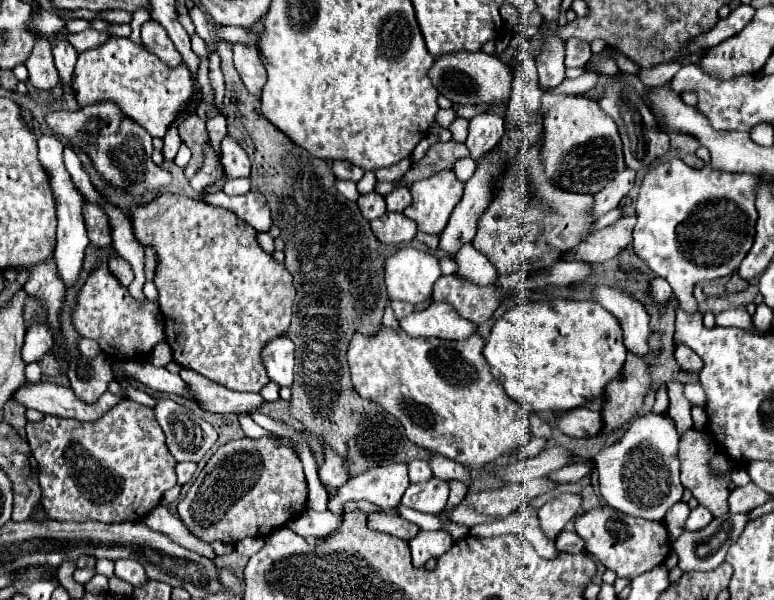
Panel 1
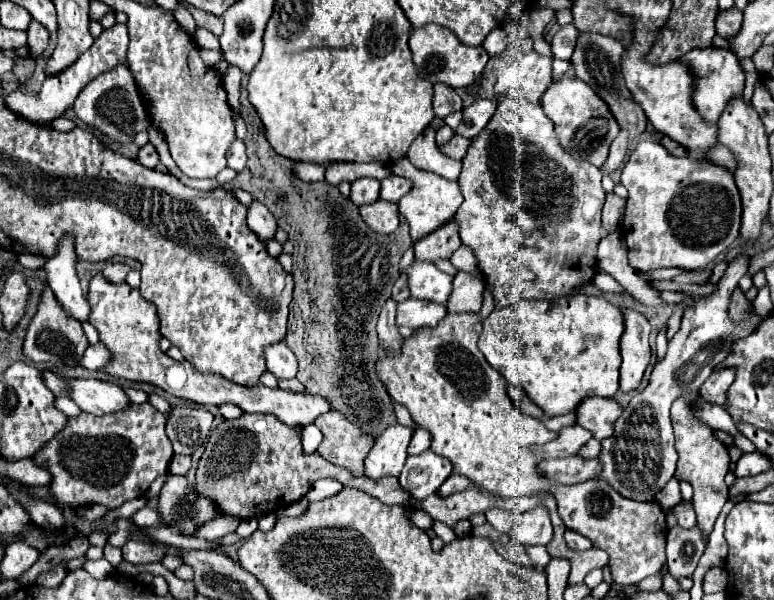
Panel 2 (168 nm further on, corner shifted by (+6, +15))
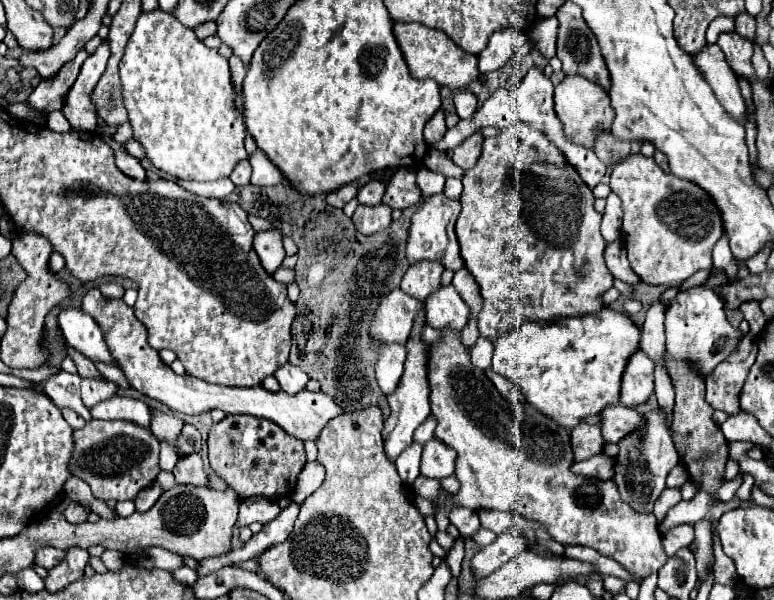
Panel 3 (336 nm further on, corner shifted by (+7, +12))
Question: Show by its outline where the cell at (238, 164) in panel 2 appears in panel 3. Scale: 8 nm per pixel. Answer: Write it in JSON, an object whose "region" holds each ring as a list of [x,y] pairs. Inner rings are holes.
{"region":[[[248,159],[240,161],[240,163],[234,167],[234,171],[230,173],[230,179],[232,179],[234,185],[244,185],[244,183],[250,181],[250,163],[248,163]]]}

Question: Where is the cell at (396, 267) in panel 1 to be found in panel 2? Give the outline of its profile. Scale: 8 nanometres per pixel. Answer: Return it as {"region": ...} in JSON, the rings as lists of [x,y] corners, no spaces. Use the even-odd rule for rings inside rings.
{"region":[[[413,260],[407,276],[413,298],[447,304],[453,290],[453,278],[435,268],[435,264],[421,264],[419,260]]]}

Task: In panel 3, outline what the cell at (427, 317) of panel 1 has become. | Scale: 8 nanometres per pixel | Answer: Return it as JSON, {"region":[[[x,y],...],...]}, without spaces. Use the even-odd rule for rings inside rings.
{"region":[[[402,289],[390,291],[382,299],[374,315],[374,321],[370,325],[370,335],[374,345],[376,343],[406,343],[414,325],[414,317],[422,309],[424,309],[424,303],[410,297]]]}

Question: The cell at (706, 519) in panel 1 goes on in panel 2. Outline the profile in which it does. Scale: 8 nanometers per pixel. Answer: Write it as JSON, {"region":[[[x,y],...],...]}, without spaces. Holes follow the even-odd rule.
{"region":[[[681,504],[681,506],[675,506],[675,516],[677,516],[677,522],[681,528],[693,528],[695,526],[695,516],[693,516],[693,508],[689,504]]]}

